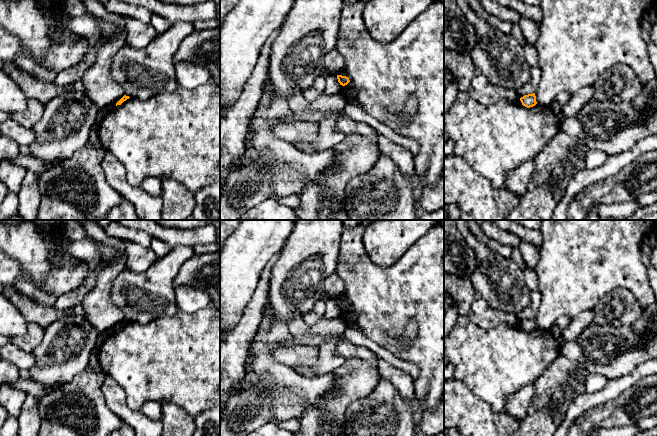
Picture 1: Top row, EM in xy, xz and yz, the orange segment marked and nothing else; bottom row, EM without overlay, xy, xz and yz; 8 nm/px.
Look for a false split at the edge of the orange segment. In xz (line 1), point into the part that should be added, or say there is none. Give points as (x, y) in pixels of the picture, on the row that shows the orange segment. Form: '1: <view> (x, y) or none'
1: none

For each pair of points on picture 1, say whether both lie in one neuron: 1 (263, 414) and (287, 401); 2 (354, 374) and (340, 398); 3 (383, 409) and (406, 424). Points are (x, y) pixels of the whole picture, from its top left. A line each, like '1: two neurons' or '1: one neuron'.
1: two neurons
2: one neuron
3: one neuron

